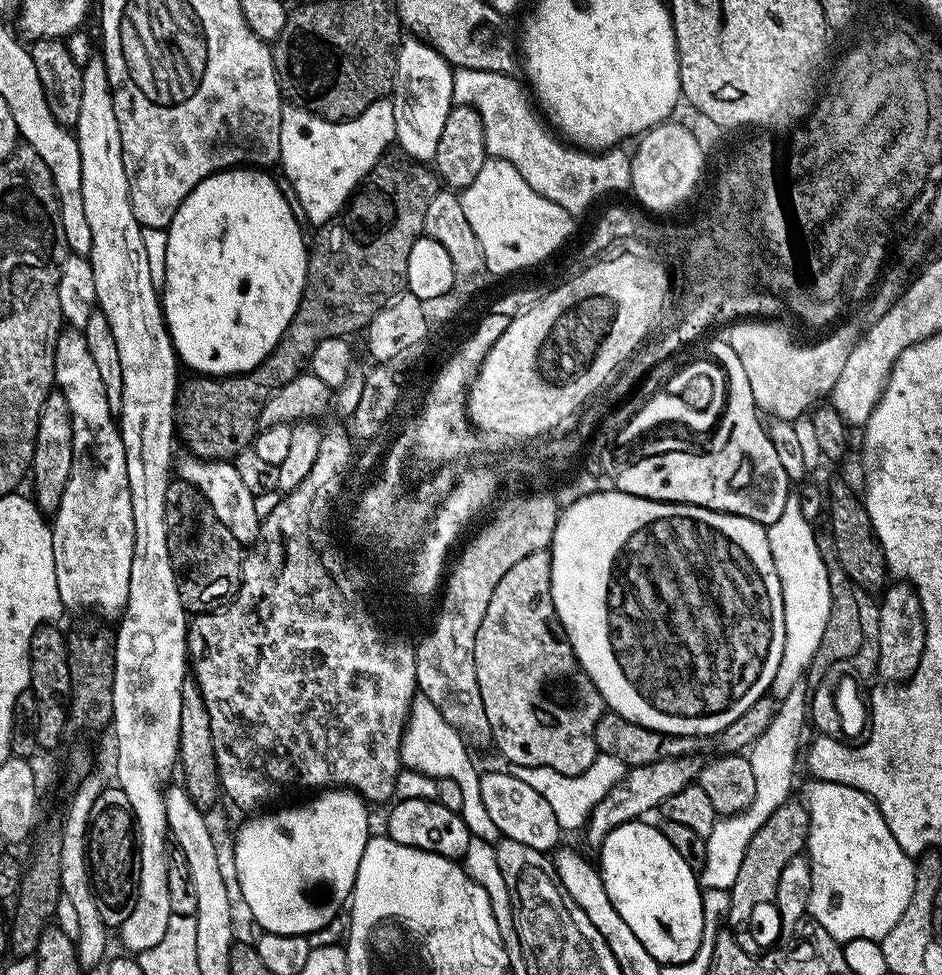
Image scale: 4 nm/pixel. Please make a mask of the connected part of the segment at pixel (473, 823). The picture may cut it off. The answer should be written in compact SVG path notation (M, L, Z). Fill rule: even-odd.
M417 695L412 702L412 709L408 715L408 721L402 734L400 743L400 763L405 769L418 771L424 775L432 776L436 781L449 780L458 786L462 793L462 810L460 816L466 822L468 832L471 836L482 838L486 842L495 845L501 839L498 826L490 818L490 813L486 811L486 805L482 802L482 786L480 785L481 769L476 769L476 764L472 761L472 756L468 753L469 745L460 731L430 702L430 698ZM465 744L465 745L464 745Z

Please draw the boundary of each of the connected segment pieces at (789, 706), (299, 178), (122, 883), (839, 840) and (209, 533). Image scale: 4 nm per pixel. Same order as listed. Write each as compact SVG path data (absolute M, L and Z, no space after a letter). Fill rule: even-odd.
M803 679L791 687L790 694L776 705L776 713L746 755L750 762L750 770L754 770L754 802L746 810L733 816L721 816L717 819L714 830L704 841L706 858L703 868L699 869L698 879L704 888L729 890L738 878L742 858L745 857L746 846L754 834L761 829L774 810L786 803L793 795L792 779L796 776L796 751L800 748L800 735L804 732L804 723L809 723L810 689Z
M385 98L374 102L362 114L353 120L324 120L304 108L297 108L295 104L285 103L282 110L282 134L280 135L280 162L279 167L284 168L284 176L288 179L287 187L292 187L291 195L296 195L295 203L300 203L299 211L304 211L303 219L309 220L313 226L327 224L348 203L348 197L357 191L361 180L368 172L393 147L396 138L394 126L394 106L391 99Z
M119 786L105 787L94 802L88 819L88 874L98 902L98 914L109 929L119 929L138 902L138 870L140 869L140 844L136 840L136 819L130 798Z
M813 779L808 788L806 805L809 814L809 834L806 847L808 865L812 867L812 889L808 899L808 912L811 919L818 921L822 930L830 934L837 942L847 942L854 938L883 940L897 922L904 917L906 906L916 885L917 861L907 856L894 842L886 818L878 806L862 790L838 782L826 782Z
M179 478L173 479L166 490L166 526L172 568L176 571L176 585L185 609L189 613L199 614L225 607L241 584L242 546L234 538L234 534L230 534L230 530L226 530L222 522L218 522L214 510L210 510L210 502L206 502L204 495Z

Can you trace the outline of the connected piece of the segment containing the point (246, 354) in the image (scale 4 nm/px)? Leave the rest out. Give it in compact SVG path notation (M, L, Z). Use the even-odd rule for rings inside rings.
M251 166L229 168L223 172L215 172L208 176L178 206L174 218L167 226L168 241L166 242L166 270L164 271L164 283L162 285L162 303L164 305L164 321L168 327L168 333L172 339L172 345L176 351L179 363L188 368L193 368L193 373L203 374L208 378L219 378L222 376L239 376L241 372L254 370L274 351L276 343L282 338L282 334L290 326L294 314L298 310L298 302L304 293L304 283L308 273L309 245L306 236L300 233L301 221L286 195L285 189L276 185L273 173Z

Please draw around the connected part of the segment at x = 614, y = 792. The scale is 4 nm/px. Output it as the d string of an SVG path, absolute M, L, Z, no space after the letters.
M692 754L671 756L662 762L650 762L646 766L629 768L627 774L612 787L610 794L606 794L606 798L602 798L602 802L598 802L598 806L594 806L594 810L588 816L582 835L588 839L592 850L599 849L610 830L629 824L631 820L647 817L647 812L651 808L659 809L664 800L670 798L670 794L678 794L678 790L686 790L686 786L693 784L702 767L701 761L696 760L699 759Z

